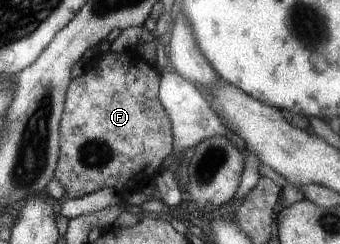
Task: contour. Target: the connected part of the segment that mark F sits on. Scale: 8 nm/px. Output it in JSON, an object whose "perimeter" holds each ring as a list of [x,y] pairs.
{"perimeter":[[[135,49],[122,50],[122,52],[107,51],[100,53],[100,58],[96,60],[94,66],[90,66],[88,70],[77,71],[72,75],[70,84],[68,84],[64,94],[64,108],[62,116],[60,116],[60,122],[58,122],[59,152],[53,174],[53,180],[58,180],[60,186],[64,188],[67,199],[80,198],[105,187],[114,189],[118,194],[133,193],[154,182],[155,176],[162,171],[162,162],[172,152],[172,142],[174,140],[168,114],[166,114],[166,110],[162,108],[162,104],[158,101],[160,78],[160,73],[154,65],[145,61]]]}

